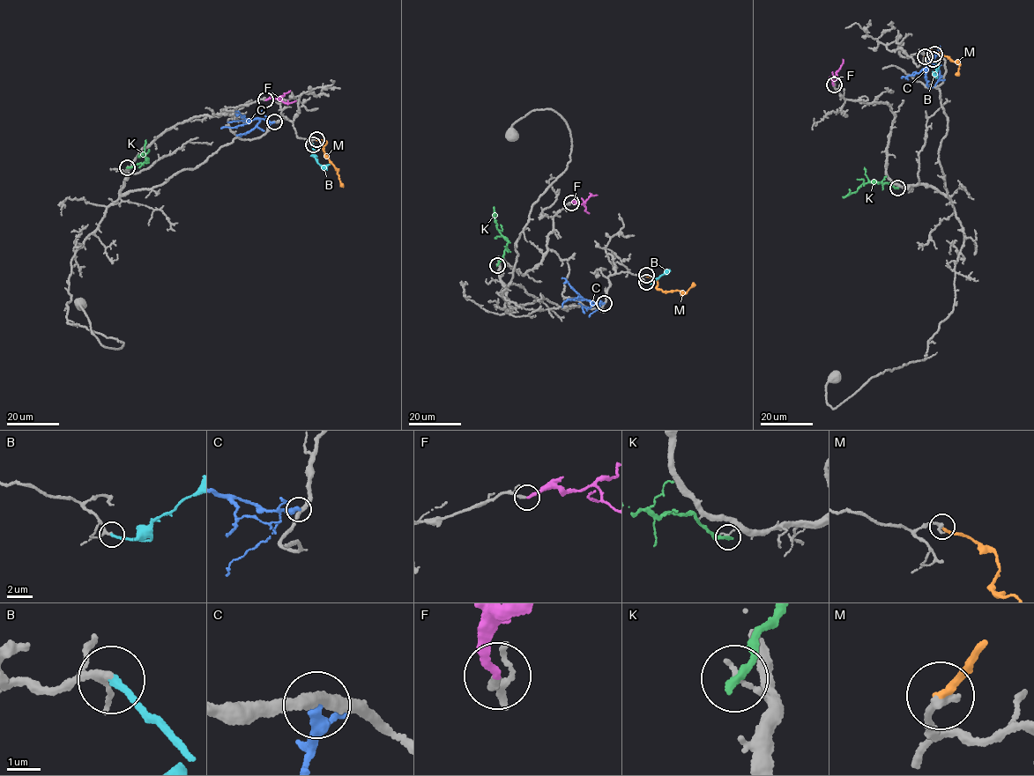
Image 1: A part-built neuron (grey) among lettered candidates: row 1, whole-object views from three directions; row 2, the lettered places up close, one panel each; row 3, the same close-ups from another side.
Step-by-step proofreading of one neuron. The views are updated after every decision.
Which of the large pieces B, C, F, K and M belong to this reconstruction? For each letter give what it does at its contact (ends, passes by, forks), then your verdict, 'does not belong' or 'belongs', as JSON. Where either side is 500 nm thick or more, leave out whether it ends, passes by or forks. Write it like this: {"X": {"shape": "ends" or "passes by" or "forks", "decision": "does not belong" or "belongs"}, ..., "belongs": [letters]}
{"B": {"shape": "ends", "decision": "belongs"}, "C": {"shape": "ends", "decision": "does not belong"}, "F": {"shape": "ends", "decision": "belongs"}, "K": {"shape": "ends", "decision": "does not belong"}, "M": {"shape": "ends", "decision": "does not belong"}, "belongs": ["B", "F"]}

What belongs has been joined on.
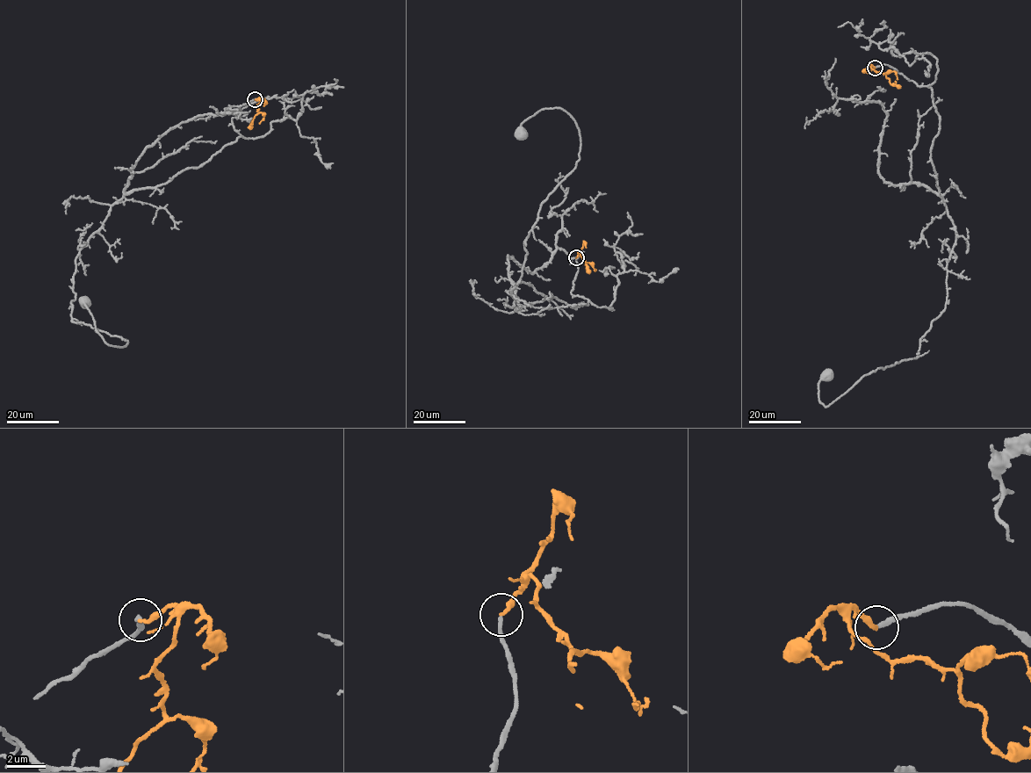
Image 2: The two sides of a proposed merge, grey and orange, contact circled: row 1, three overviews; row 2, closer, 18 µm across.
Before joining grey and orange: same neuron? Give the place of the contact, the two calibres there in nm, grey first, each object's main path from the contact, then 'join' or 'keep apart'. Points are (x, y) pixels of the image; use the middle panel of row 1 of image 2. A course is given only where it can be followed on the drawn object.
at (576, 257); 200 nm thick on the grey side, 220 nm on the other; grey runs (576, 258), (571, 294), (587, 304), (554, 296), (516, 311), (525, 240), (581, 143), (558, 108), (522, 133); orange runs (576, 258), (581, 253), (589, 272); join

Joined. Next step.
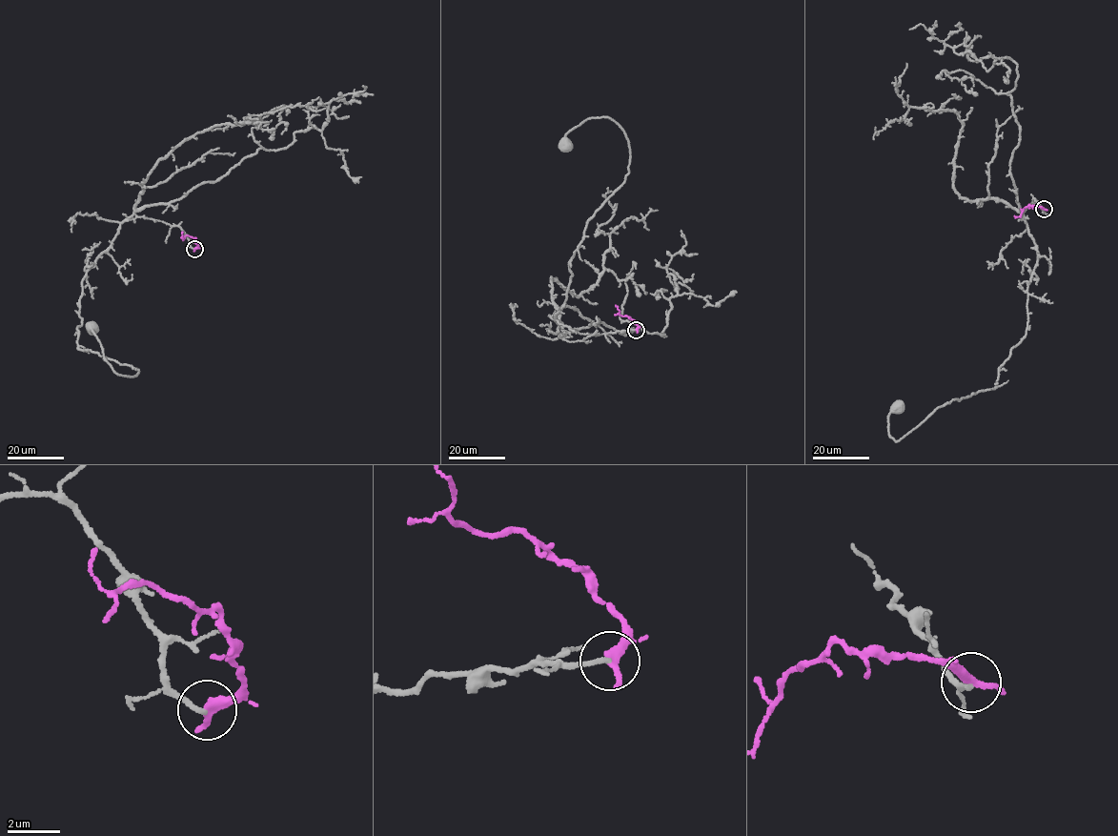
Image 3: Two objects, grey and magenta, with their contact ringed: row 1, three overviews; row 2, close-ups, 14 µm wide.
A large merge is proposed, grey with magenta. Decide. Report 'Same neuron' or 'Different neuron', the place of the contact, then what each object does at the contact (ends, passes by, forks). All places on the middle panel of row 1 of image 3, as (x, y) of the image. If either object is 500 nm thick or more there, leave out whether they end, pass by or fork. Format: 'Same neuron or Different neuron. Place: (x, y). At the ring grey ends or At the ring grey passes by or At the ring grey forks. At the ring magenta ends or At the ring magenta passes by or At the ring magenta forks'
Different neuron. Place: (636, 330). At the ring grey ends. At the ring magenta passes by

